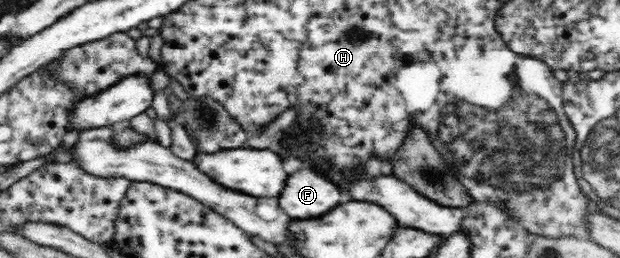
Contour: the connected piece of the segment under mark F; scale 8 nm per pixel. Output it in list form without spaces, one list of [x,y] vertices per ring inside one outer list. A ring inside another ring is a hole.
[[[304,168],[286,178],[278,202],[292,220],[304,220],[326,214],[344,198],[343,192],[334,181],[312,168]]]

